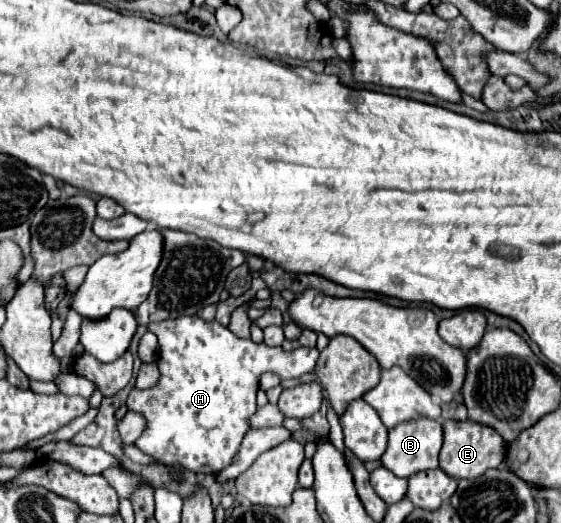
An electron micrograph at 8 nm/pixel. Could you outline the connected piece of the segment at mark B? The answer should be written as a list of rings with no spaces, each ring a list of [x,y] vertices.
[[[418,418],[418,420],[402,422],[394,430],[390,430],[388,448],[382,456],[382,466],[394,472],[398,478],[408,478],[422,470],[434,470],[438,468],[440,446],[442,446],[442,424],[438,420]]]

